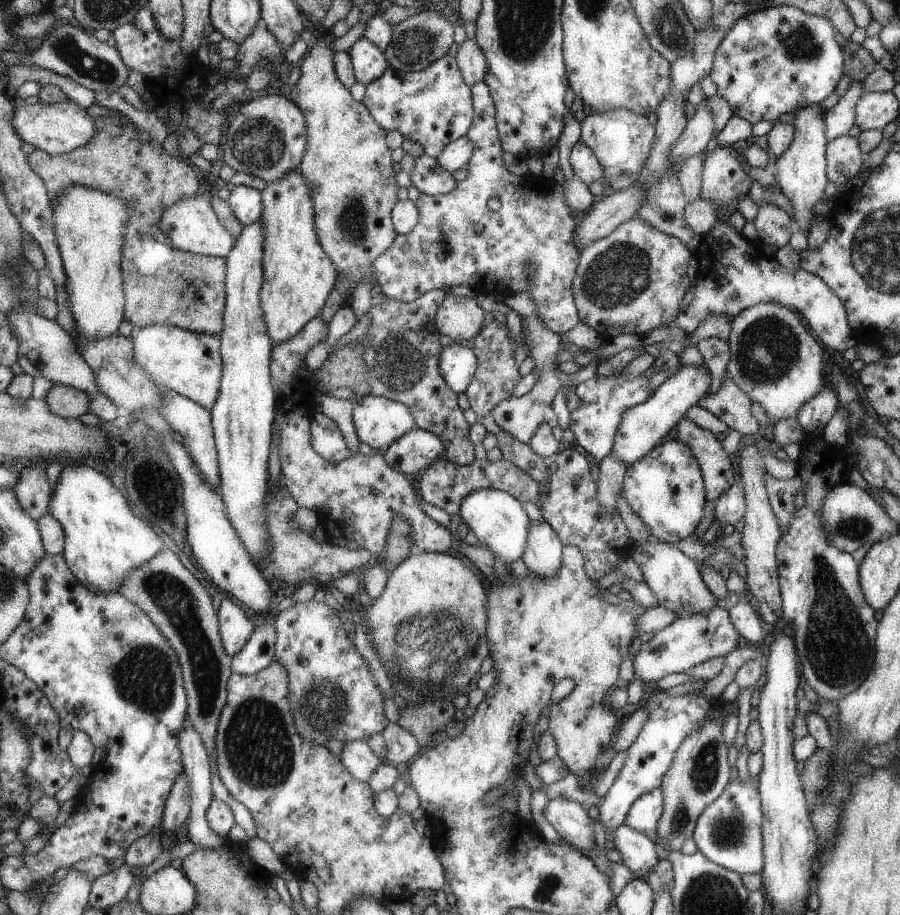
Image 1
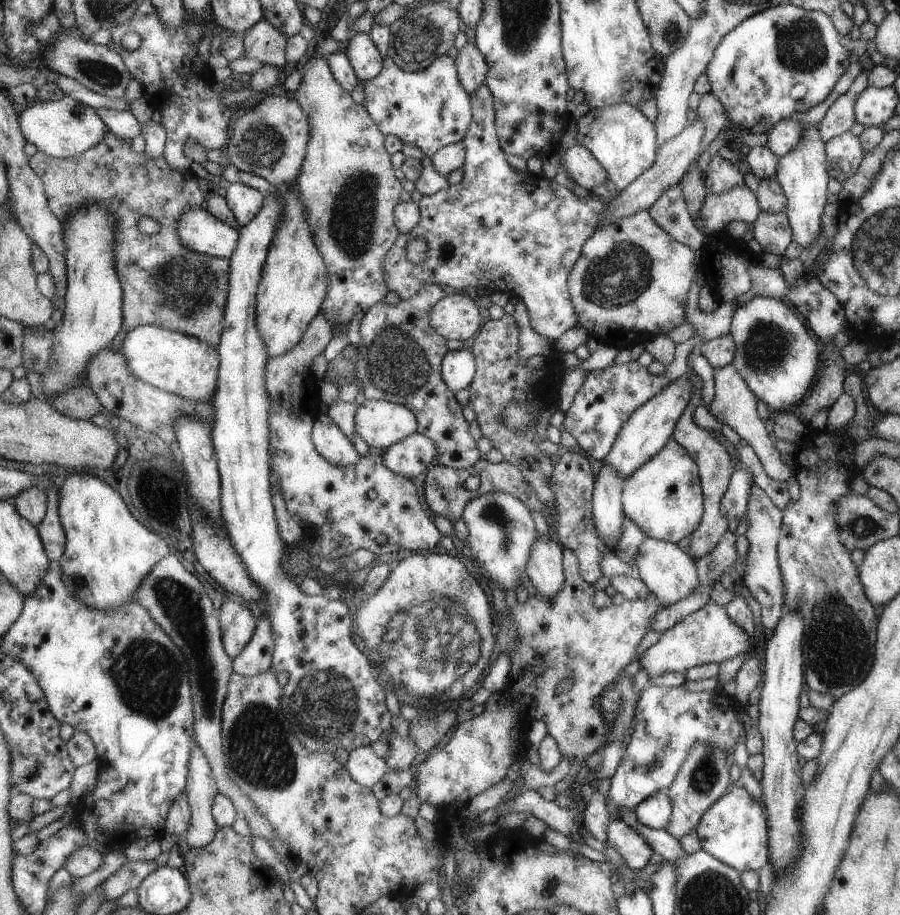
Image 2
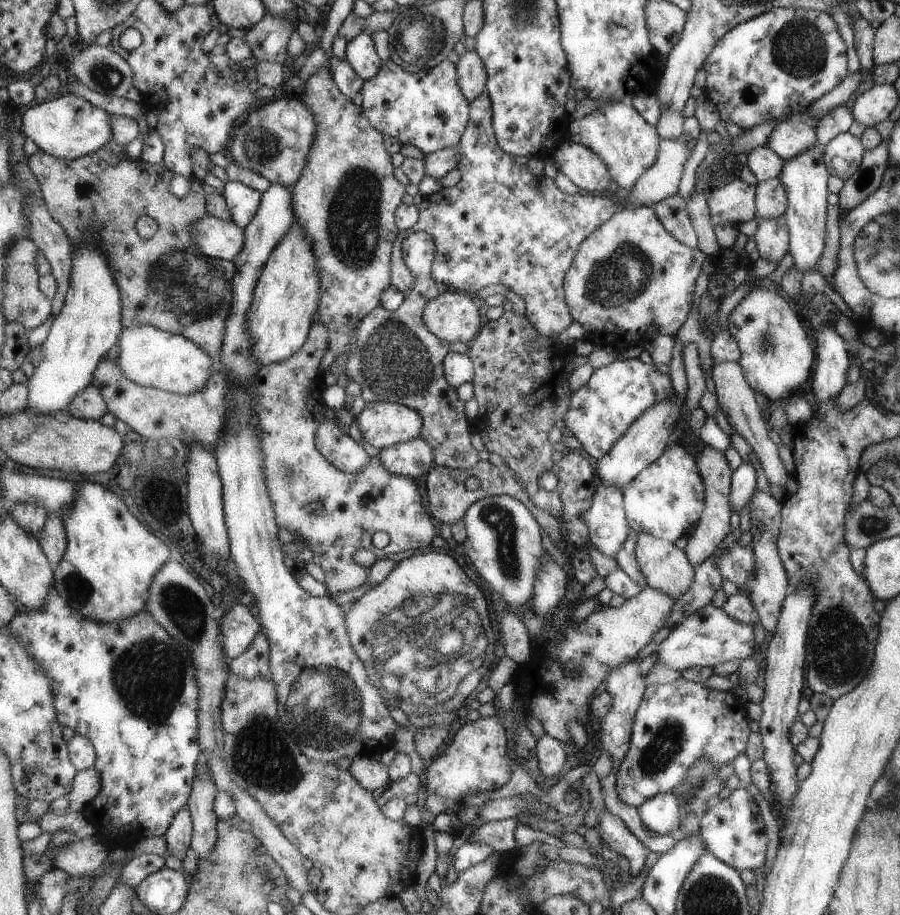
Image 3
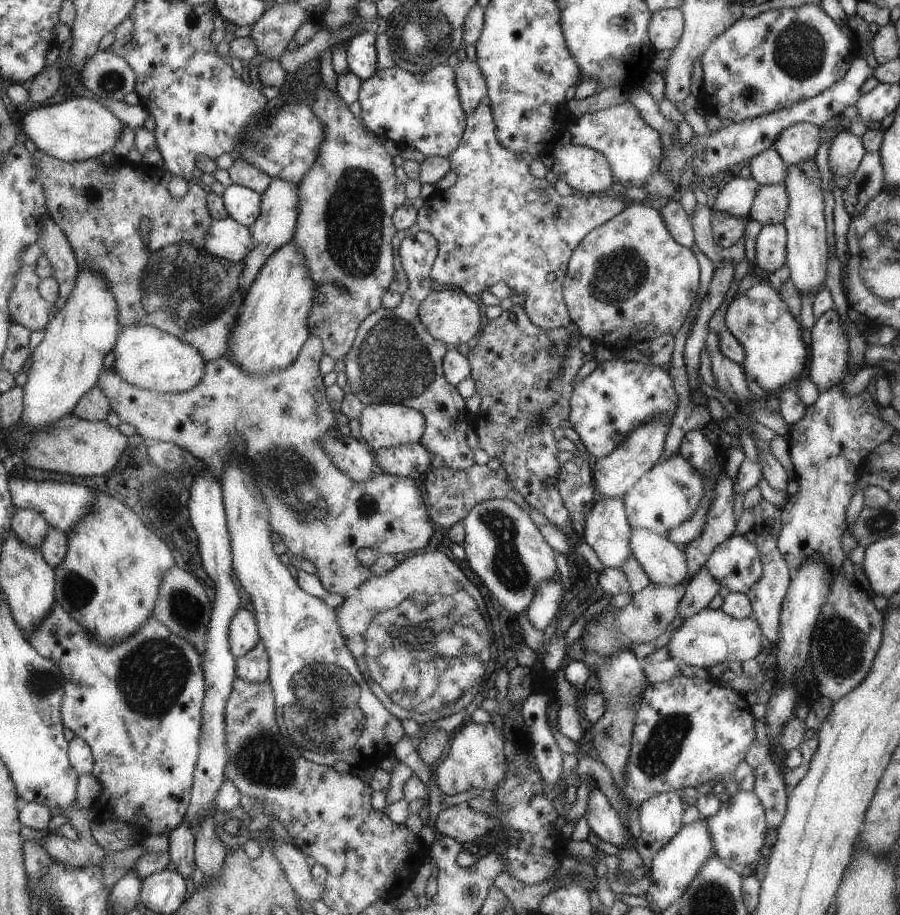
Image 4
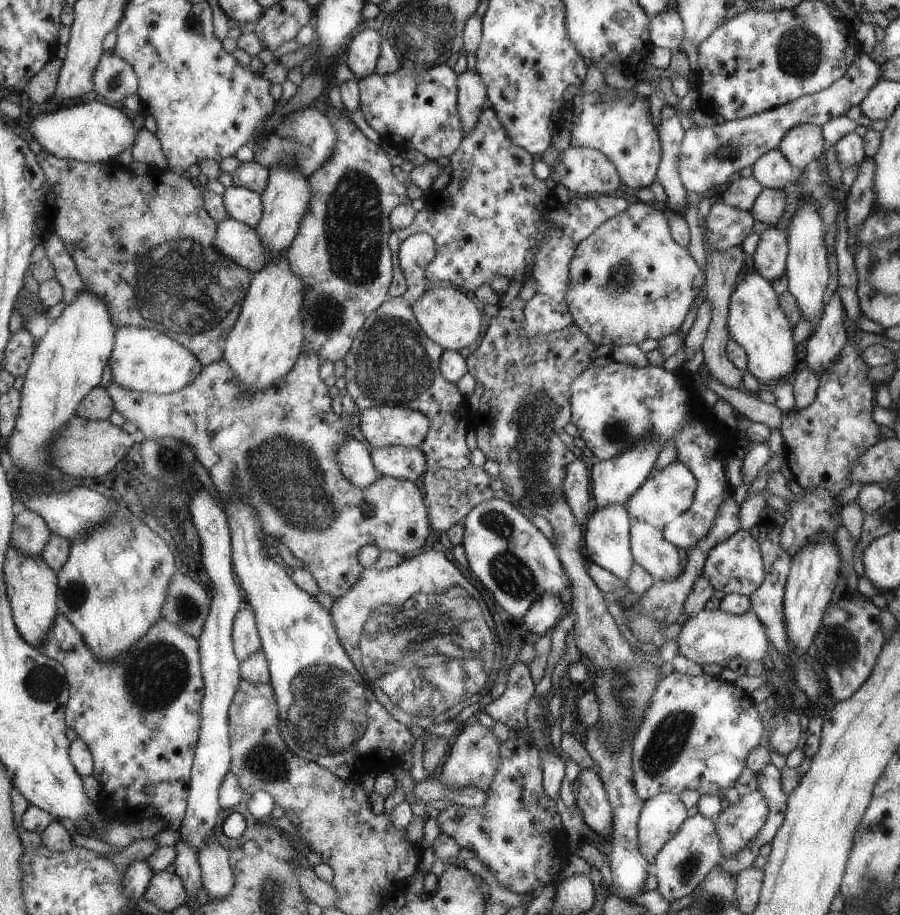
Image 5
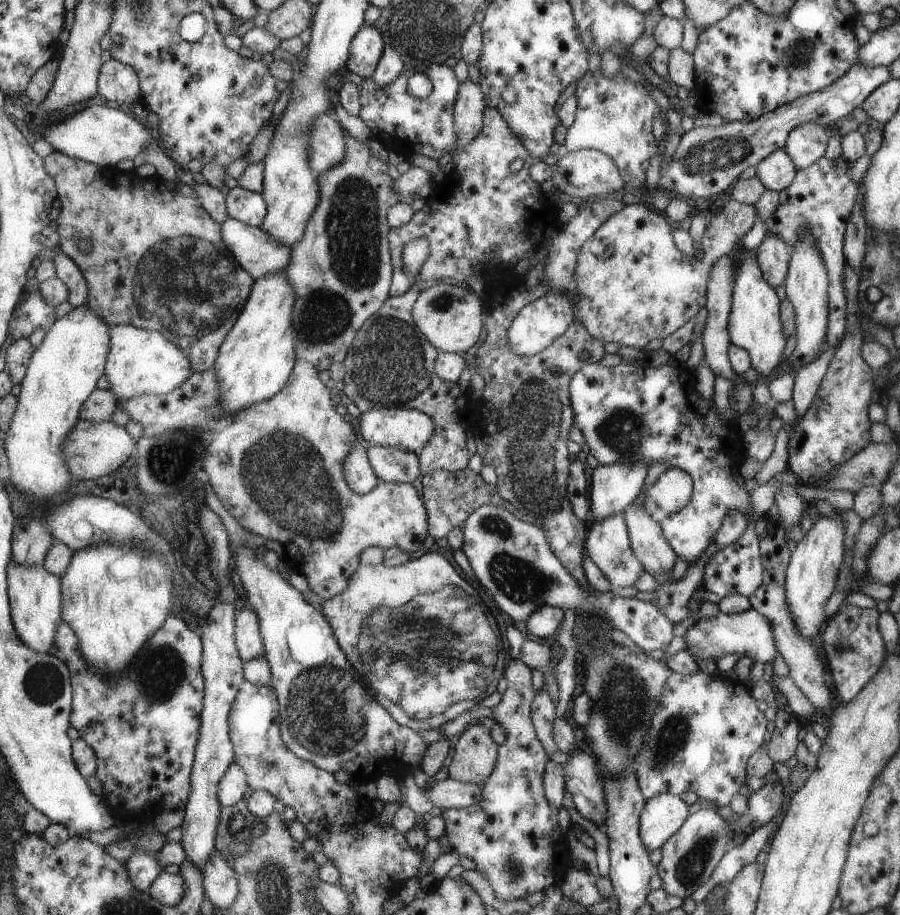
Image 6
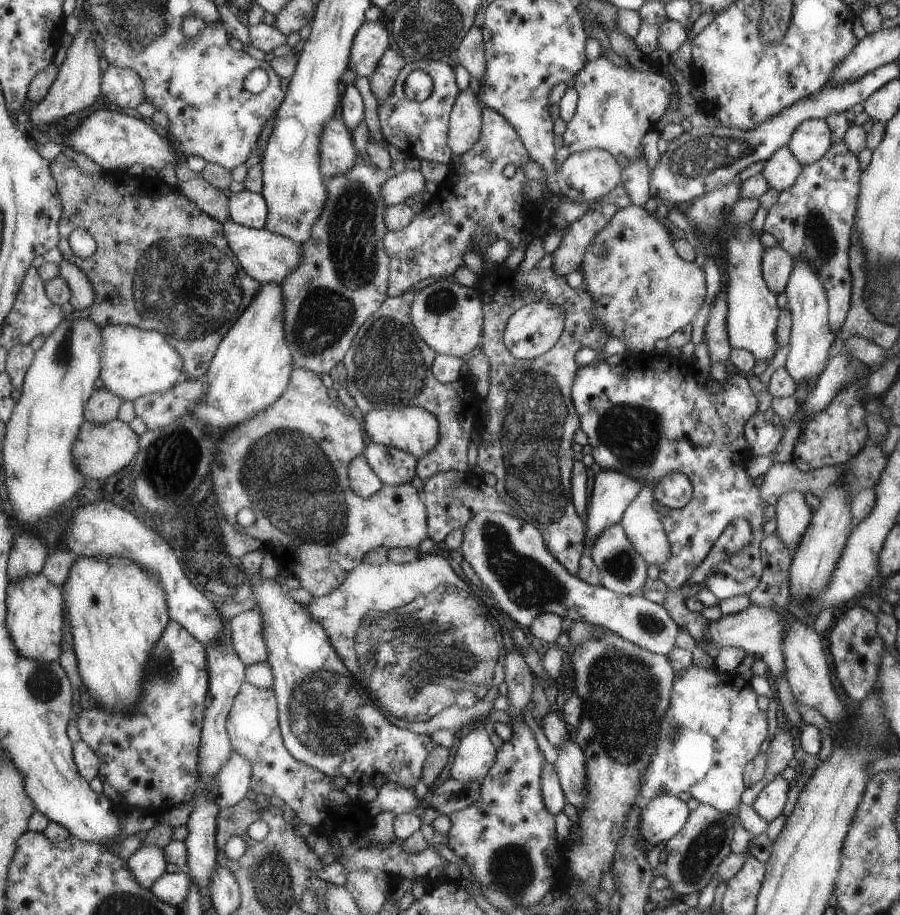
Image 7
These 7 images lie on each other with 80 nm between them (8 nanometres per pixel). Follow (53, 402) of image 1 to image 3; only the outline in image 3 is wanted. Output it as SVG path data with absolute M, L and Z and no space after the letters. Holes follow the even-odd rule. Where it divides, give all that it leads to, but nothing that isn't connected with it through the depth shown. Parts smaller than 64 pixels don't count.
M91 385L83 393L77 394L77 398L69 404L66 411L77 419L97 421L110 413L108 408L101 390L96 385Z

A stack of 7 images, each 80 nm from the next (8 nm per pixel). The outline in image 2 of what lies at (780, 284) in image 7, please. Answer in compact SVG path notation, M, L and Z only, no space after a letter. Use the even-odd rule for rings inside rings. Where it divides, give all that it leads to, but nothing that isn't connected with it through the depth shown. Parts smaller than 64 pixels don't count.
M759 212L754 219L753 238L765 254L781 257L791 241L791 230L784 212Z

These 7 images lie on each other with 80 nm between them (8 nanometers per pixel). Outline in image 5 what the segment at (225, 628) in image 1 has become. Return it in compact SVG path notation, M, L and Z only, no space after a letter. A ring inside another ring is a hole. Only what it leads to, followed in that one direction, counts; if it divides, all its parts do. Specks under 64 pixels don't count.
M247 604L237 613L233 638L237 656L241 660L251 657L262 648L256 612Z

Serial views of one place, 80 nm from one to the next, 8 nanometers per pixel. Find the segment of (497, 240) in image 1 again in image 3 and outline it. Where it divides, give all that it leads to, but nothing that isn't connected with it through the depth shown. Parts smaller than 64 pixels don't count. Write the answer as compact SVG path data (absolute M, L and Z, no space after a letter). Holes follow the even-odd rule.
M485 90L475 102L470 104L470 122L464 138L459 144L461 162L469 164L463 180L455 187L443 188L439 193L423 198L420 206L420 220L410 230L400 230L392 254L392 285L404 296L413 289L415 274L405 264L402 247L409 236L424 231L431 234L438 243L438 255L432 270L432 278L445 289L463 290L475 293L489 285L505 285L507 289L520 295L526 304L526 316L537 330L545 336L564 335L564 331L575 320L565 296L565 280L572 262L575 260L580 243L597 226L602 226L612 218L620 206L603 195L565 194L559 190L555 180L540 178L529 169L528 164L515 162L515 156L505 152L500 146L494 126L494 109L489 92Z

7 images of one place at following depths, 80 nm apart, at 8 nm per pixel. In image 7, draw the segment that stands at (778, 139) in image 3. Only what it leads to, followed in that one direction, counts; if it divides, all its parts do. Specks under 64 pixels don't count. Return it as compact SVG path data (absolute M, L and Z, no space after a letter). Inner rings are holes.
M809 119L797 126L787 145L800 165L808 165L823 157L830 144L831 132L825 121Z

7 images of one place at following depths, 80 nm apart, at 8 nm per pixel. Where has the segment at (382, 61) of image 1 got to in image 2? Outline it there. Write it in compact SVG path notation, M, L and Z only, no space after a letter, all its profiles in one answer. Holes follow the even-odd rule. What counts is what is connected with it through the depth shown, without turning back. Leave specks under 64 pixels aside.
M369 33L357 34L349 40L345 52L362 82L373 81L385 69L385 57Z

